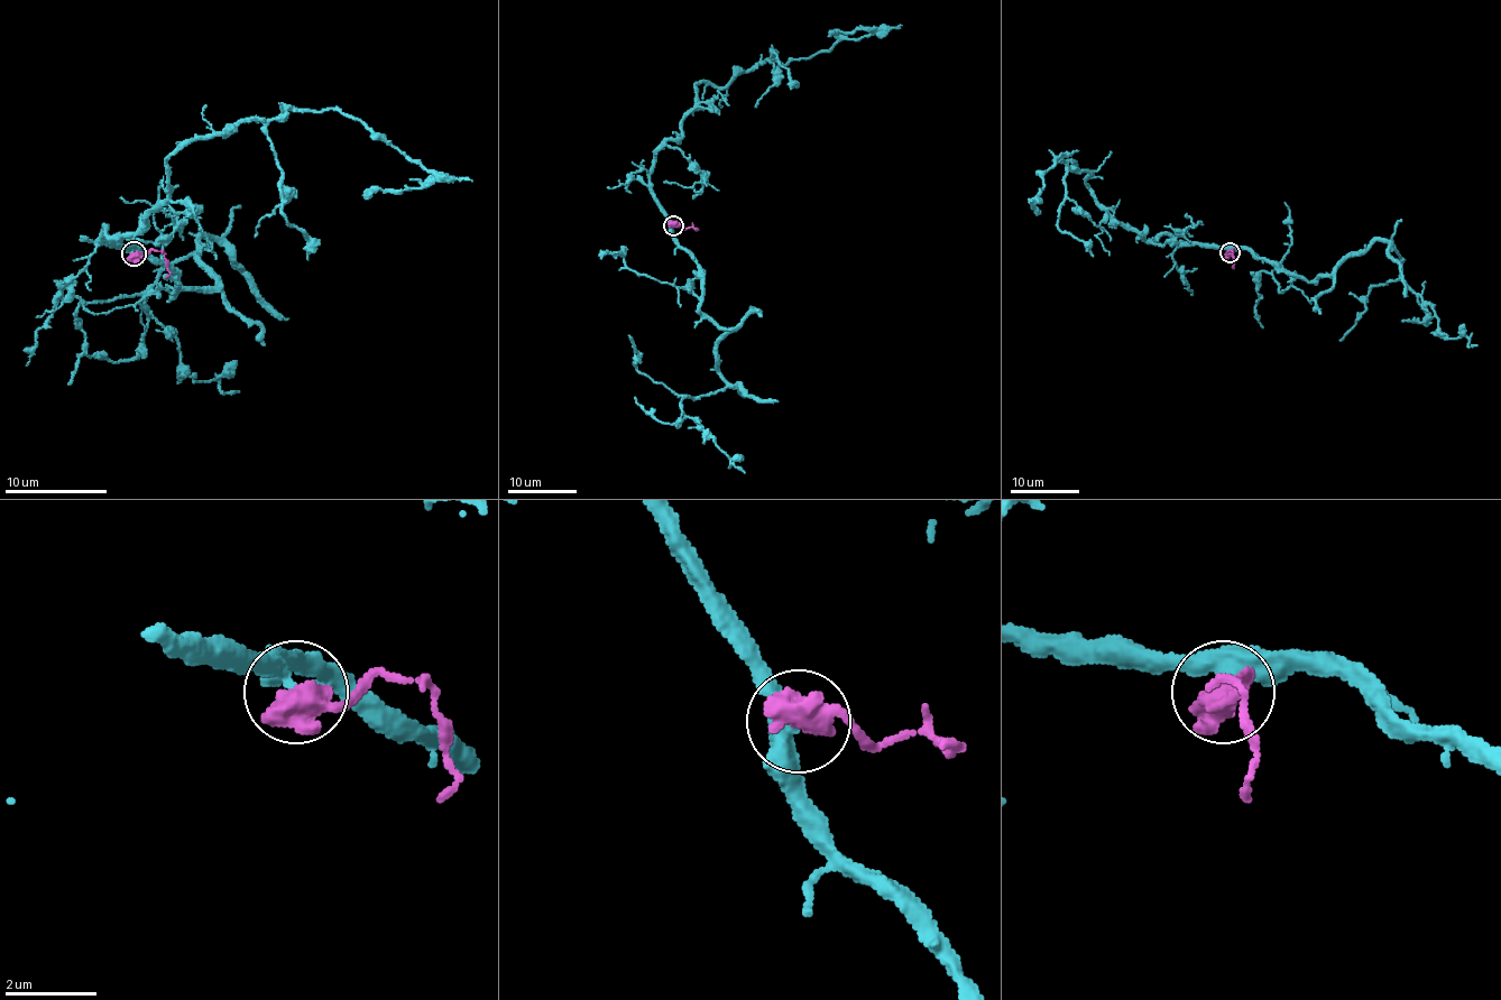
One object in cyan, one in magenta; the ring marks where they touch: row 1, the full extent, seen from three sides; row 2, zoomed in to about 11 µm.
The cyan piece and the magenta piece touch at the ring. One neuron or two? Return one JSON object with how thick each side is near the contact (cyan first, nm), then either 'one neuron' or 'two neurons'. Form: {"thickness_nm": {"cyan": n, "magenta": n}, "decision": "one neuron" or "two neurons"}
{"thickness_nm": {"cyan": 360, "magenta": 750}, "decision": "one neuron"}

